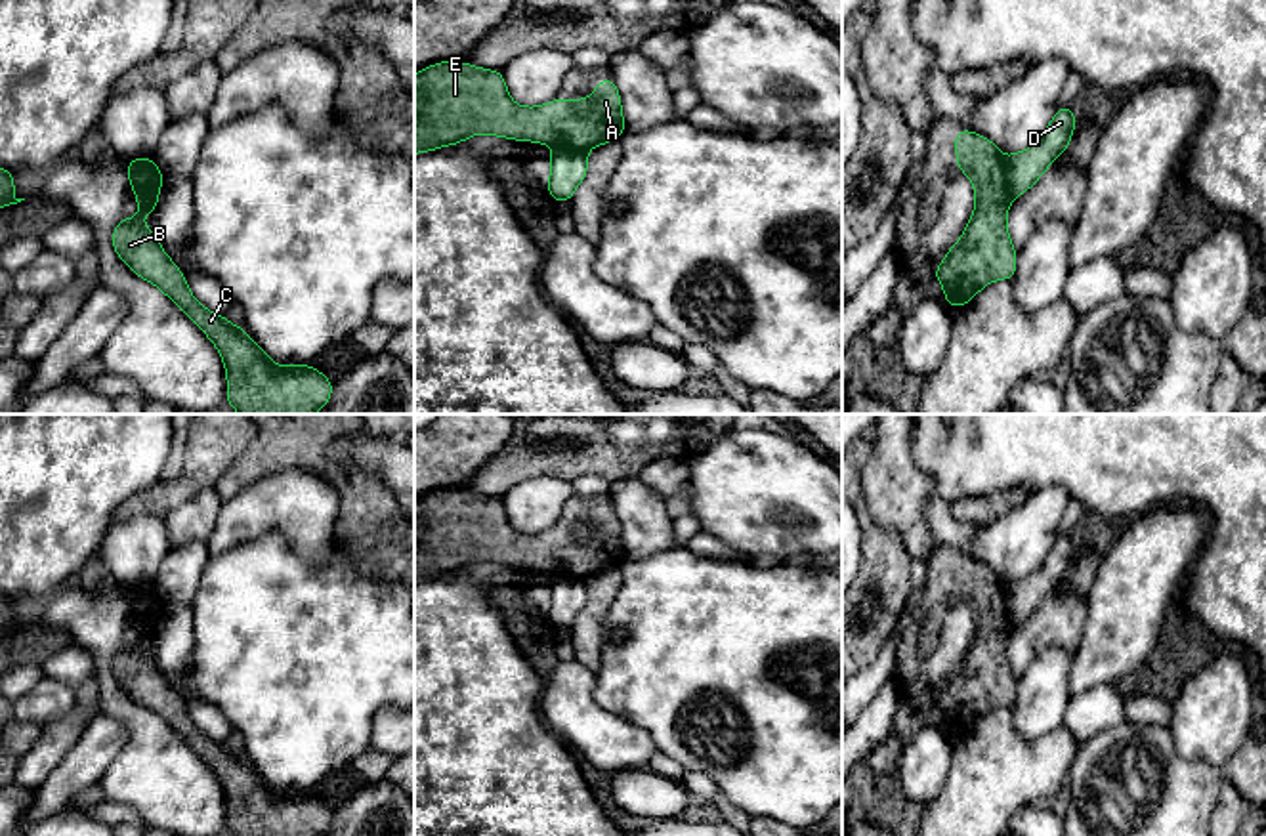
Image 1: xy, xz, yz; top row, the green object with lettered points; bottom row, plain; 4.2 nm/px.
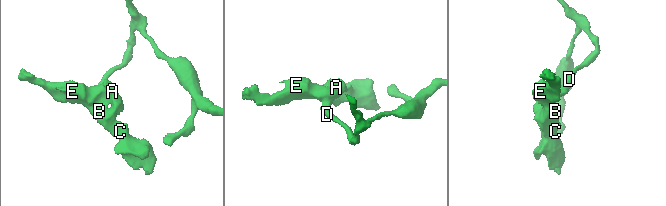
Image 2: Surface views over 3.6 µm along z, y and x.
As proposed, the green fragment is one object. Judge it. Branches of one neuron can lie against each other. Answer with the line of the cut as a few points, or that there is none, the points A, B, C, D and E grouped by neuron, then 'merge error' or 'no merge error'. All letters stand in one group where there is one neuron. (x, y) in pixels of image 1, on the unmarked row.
yz (1005, 586), (1005, 613), (1012, 625) | A B C E / D | merge error

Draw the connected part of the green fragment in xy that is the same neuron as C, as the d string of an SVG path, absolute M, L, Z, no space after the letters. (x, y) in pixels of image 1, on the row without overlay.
M137 615L136 628L139 639L132 647L118 647L113 658L113 674L116 683L136 702L160 716L216 773L220 779L225 802L227 823L225 830L235 836L323 836L330 830L332 809L311 792L281 794L275 792L260 773L244 760L243 754L233 754L223 742L216 742L202 735L191 721L179 695L164 681L157 660L145 657L141 647L157 637L160 615Z

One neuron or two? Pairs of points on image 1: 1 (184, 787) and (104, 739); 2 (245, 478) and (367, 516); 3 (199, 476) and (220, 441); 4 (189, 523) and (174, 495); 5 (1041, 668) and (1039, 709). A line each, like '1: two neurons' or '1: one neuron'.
1: two neurons
2: one neuron
3: one neuron
4: two neurons
5: one neuron

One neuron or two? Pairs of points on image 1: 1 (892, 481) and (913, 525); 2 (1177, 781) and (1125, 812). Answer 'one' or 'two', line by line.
1: one
2: one

